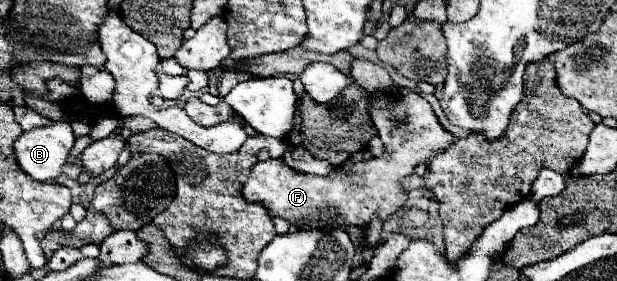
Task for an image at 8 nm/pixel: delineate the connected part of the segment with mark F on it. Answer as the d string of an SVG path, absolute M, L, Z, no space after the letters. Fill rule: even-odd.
M397 87L393 93L369 93L367 101L373 125L385 143L385 153L381 157L365 163L345 163L339 173L327 177L297 173L281 159L259 161L243 187L245 199L267 205L271 215L299 223L299 227L361 227L367 225L375 213L387 219L393 211L403 207L409 197L403 189L403 179L415 173L417 163L427 163L433 155L445 151L457 139L443 129L429 101L425 101L415 89ZM393 115L403 121L391 119Z

